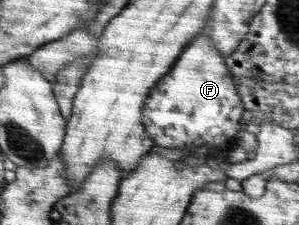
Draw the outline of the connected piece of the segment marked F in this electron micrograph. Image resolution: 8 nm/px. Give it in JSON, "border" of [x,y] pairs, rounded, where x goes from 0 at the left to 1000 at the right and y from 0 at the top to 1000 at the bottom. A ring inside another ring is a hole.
{"border":[[[672,138],[632,191],[632,218],[619,218],[619,253],[589,276],[592,307],[565,324],[565,342],[552,342],[538,378],[512,387],[512,431],[498,431],[498,484],[482,484],[485,556],[498,556],[498,591],[512,591],[508,622],[545,658],[662,662],[689,649],[702,698],[759,711],[766,671],[793,644],[806,573],[799,538],[819,484],[759,276],[686,138]]]}

